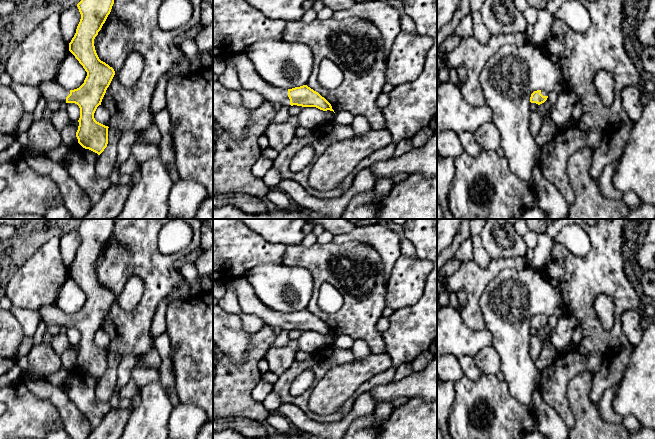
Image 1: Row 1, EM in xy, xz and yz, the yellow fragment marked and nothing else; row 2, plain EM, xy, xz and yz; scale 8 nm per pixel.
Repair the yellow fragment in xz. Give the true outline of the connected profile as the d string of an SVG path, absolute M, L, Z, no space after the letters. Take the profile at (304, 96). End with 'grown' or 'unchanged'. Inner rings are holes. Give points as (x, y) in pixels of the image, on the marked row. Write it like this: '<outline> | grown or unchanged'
M245 53L227 56L223 59L226 65L231 64L237 71L242 89L258 92L264 100L282 106L316 107L323 111L333 111L331 104L307 85L292 89L282 89L267 83L256 72L252 61Z | grown

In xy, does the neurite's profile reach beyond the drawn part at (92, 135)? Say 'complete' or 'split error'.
split error

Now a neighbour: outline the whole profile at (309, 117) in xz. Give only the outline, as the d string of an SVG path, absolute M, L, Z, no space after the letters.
M303 107L303 109L296 115L300 127L306 129L316 129L320 125L333 121L334 112L327 110L323 111L316 107Z

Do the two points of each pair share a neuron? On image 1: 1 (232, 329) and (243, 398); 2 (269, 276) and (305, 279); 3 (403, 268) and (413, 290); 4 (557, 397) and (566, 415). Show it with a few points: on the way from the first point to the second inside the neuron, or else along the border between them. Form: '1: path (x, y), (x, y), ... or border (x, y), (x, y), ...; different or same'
1: border (250, 342), (242, 361), (233, 362), (224, 355); different
2: path (278, 279), (296, 279); same
3: path (407, 273), (408, 285); same
4: path (558, 401), (565, 411); same

